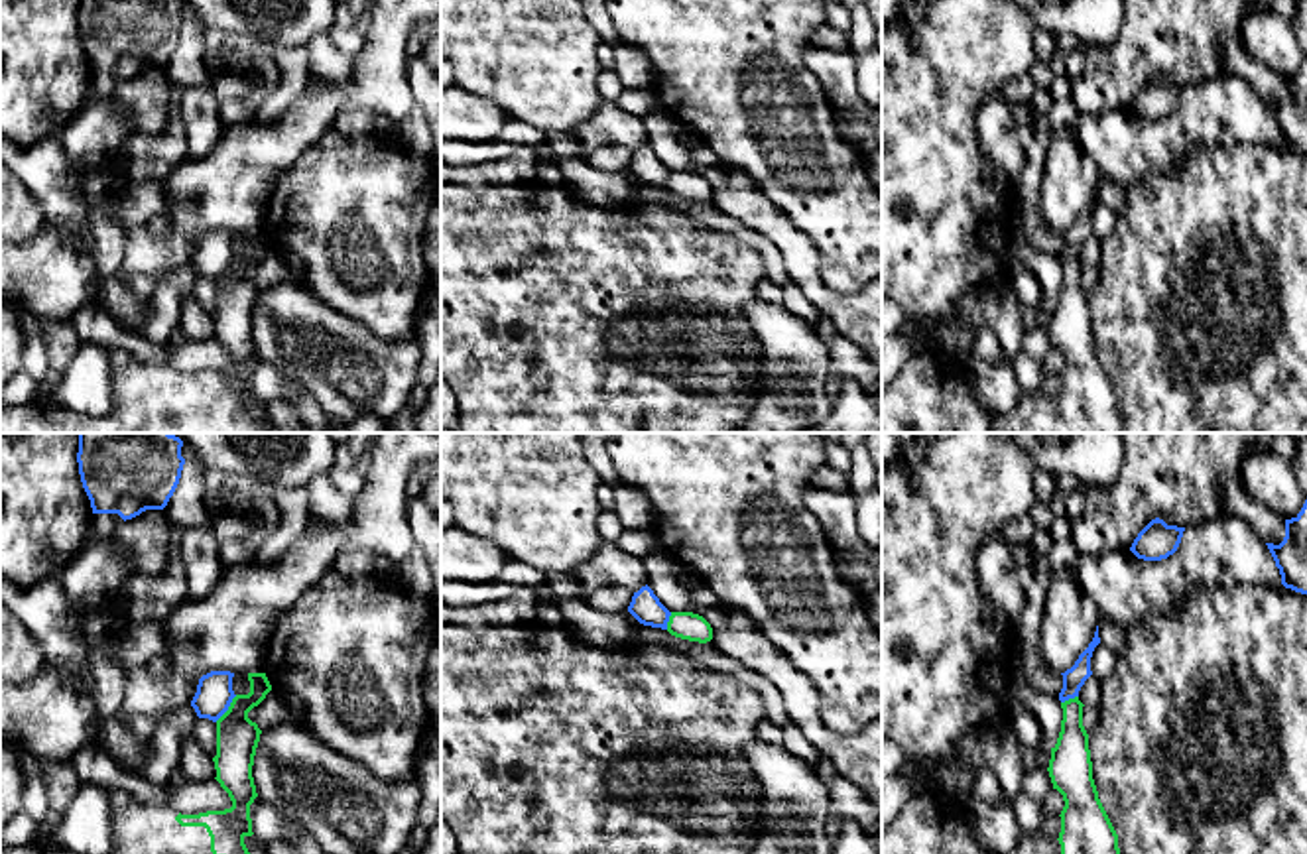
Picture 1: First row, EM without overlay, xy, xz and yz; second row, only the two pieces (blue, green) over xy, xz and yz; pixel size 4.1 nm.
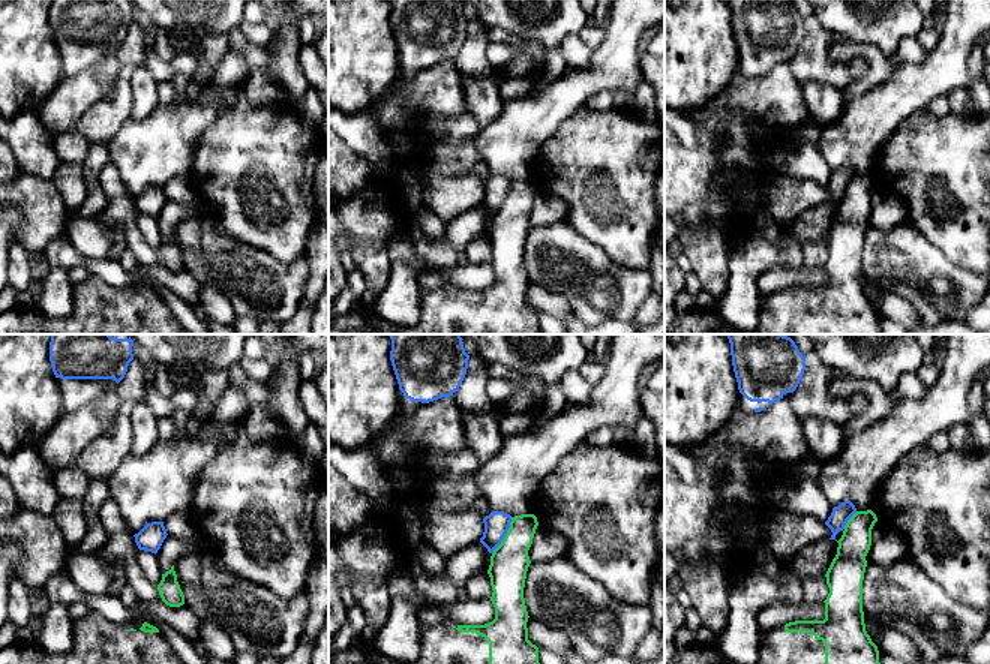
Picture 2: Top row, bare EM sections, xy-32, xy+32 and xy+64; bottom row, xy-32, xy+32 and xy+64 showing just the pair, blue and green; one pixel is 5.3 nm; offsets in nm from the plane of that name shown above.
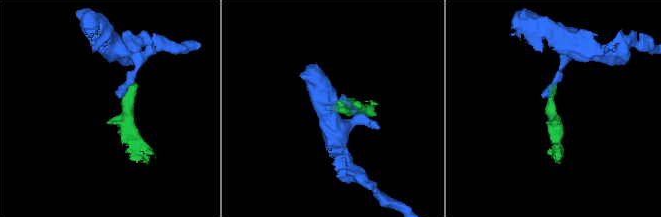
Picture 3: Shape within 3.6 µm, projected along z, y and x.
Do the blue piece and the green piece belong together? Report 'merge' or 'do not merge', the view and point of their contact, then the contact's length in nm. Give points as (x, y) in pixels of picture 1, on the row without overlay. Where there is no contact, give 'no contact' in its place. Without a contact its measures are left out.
do not merge; contact xy (227, 268); length 140 nm

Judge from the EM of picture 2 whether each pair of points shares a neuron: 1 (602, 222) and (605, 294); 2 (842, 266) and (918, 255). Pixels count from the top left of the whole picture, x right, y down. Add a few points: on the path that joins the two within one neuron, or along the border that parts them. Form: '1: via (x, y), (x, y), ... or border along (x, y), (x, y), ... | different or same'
1: border along (573, 230), (597, 245), (615, 261), (633, 269) | different
2: border along (867, 228), (863, 237), (863, 278) | different

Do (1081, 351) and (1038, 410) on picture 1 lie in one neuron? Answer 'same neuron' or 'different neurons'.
same neuron

